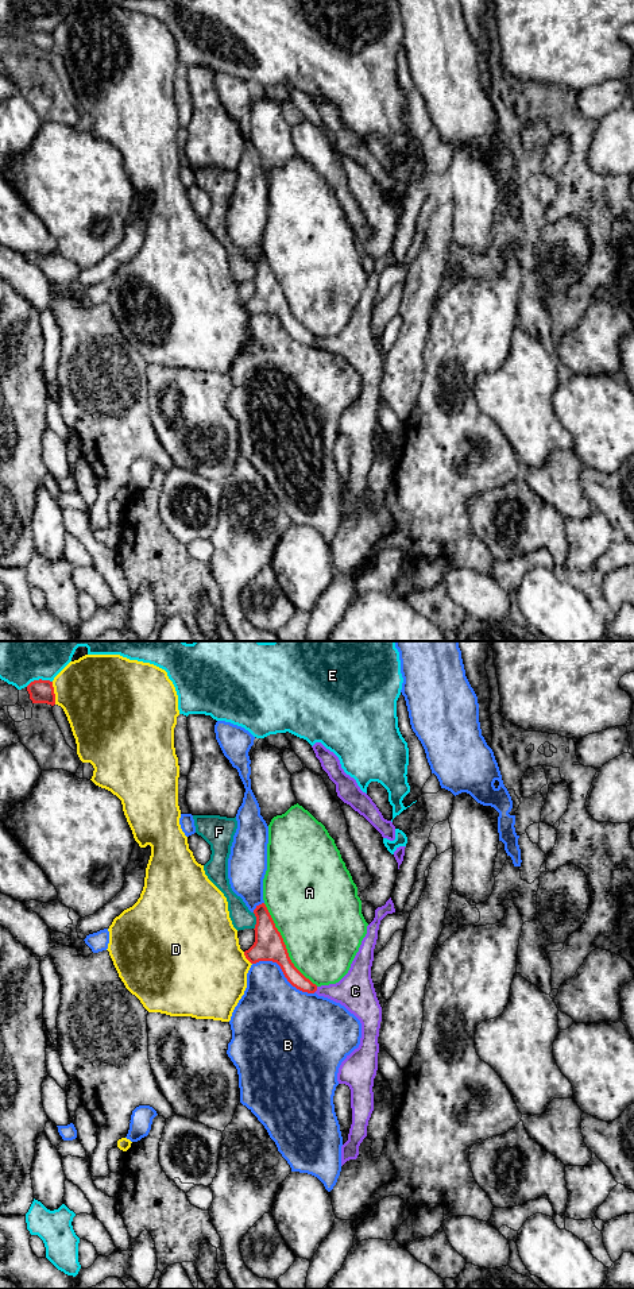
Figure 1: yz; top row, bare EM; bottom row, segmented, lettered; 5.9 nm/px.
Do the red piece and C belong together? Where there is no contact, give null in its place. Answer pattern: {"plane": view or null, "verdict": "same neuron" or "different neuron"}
{"plane": "yz", "verdict": "same neuron"}

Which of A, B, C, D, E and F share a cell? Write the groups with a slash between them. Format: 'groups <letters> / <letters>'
groups A / B / C / D / E / F

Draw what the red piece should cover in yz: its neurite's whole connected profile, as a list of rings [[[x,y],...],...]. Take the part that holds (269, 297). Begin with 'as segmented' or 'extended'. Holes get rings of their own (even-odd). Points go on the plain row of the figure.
extended; [[[391,250],[375,262],[374,273],[367,278],[348,325],[336,336],[317,339],[291,314],[283,290],[264,255],[256,258],[255,294],[244,304],[251,316],[259,313],[277,314],[287,333],[297,341],[317,346],[344,358],[362,375],[360,397],[341,414],[337,425],[339,436],[351,441],[352,476],[348,493],[341,498],[341,518],[359,508],[359,498],[367,489],[367,478],[374,463],[374,431],[378,422],[379,381],[382,359],[371,331],[374,301],[380,273],[395,265]]]

